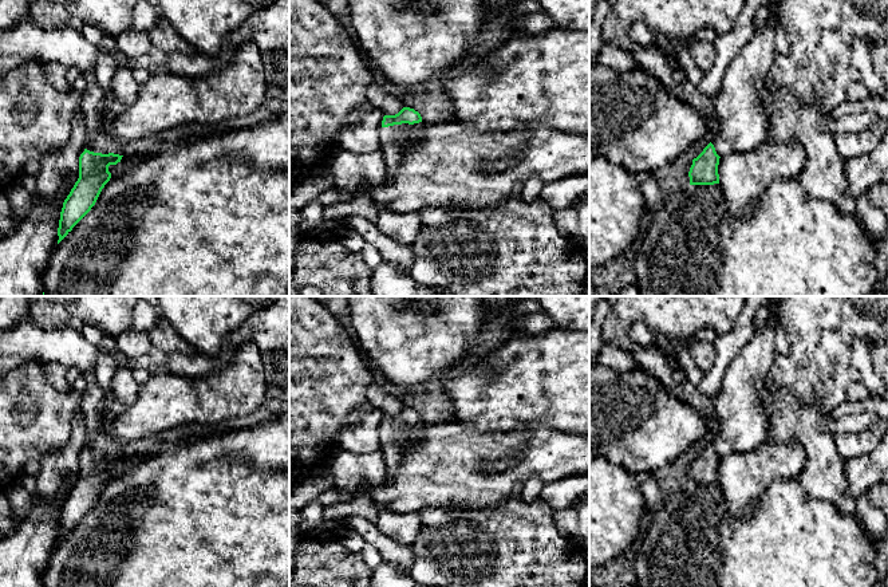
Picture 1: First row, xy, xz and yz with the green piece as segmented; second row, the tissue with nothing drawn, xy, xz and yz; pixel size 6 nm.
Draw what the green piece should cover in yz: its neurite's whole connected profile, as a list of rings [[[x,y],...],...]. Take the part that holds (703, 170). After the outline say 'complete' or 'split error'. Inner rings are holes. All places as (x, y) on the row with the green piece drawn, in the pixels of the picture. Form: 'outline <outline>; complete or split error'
outline [[[766,0],[767,25],[753,34],[731,60],[715,98],[718,131],[703,151],[692,159],[690,185],[719,184],[719,158],[727,153],[755,150],[770,139],[770,118],[759,88],[769,78],[775,54],[775,29],[780,24],[777,0]]]; split error

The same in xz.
outline [[[403,107],[395,115],[384,115],[379,130],[380,153],[386,162],[386,177],[392,178],[399,168],[404,146],[392,139],[394,135],[413,134],[414,131],[426,130],[430,122],[423,122],[418,111]]]; split error

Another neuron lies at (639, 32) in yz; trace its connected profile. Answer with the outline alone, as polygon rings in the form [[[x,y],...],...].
[[[636,21],[628,31],[628,36],[635,43],[642,47],[648,47],[650,44],[656,44],[658,51],[666,58],[670,68],[672,71],[683,71],[684,68],[678,60],[678,56],[674,54],[672,48],[662,35],[654,35],[644,23]]]

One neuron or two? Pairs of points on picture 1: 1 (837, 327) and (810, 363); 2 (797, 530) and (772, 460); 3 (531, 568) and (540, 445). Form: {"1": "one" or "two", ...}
{"1": "one", "2": "two", "3": "two"}

